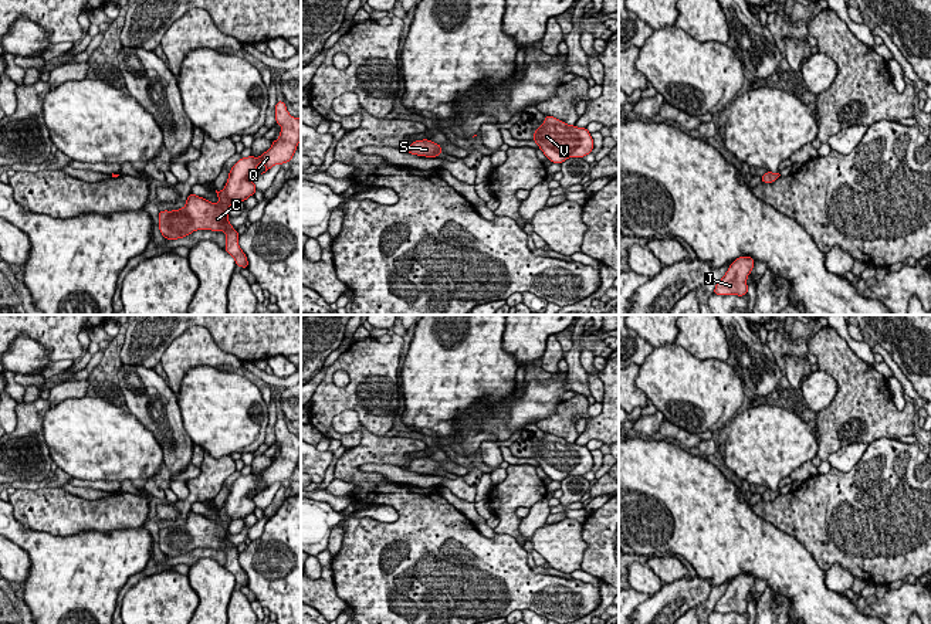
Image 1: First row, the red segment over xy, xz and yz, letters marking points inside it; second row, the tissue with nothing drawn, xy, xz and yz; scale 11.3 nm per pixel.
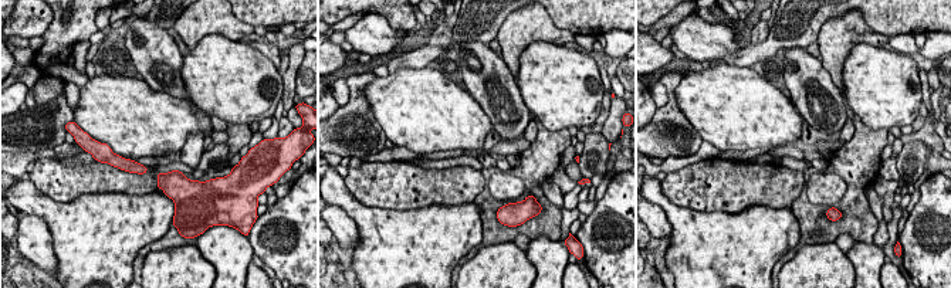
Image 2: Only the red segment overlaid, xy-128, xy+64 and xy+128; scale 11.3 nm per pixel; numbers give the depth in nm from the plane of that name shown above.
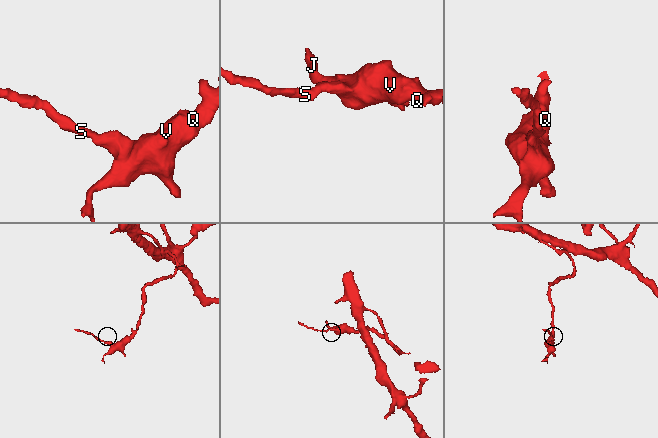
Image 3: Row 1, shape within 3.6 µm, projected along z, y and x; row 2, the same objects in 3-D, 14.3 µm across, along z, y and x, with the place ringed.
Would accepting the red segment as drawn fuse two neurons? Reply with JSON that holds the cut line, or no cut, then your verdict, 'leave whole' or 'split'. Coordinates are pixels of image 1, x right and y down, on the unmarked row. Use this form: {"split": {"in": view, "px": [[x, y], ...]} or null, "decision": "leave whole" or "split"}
{"split": null, "decision": "leave whole"}

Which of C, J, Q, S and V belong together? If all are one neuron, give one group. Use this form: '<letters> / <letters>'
C J Q S V

